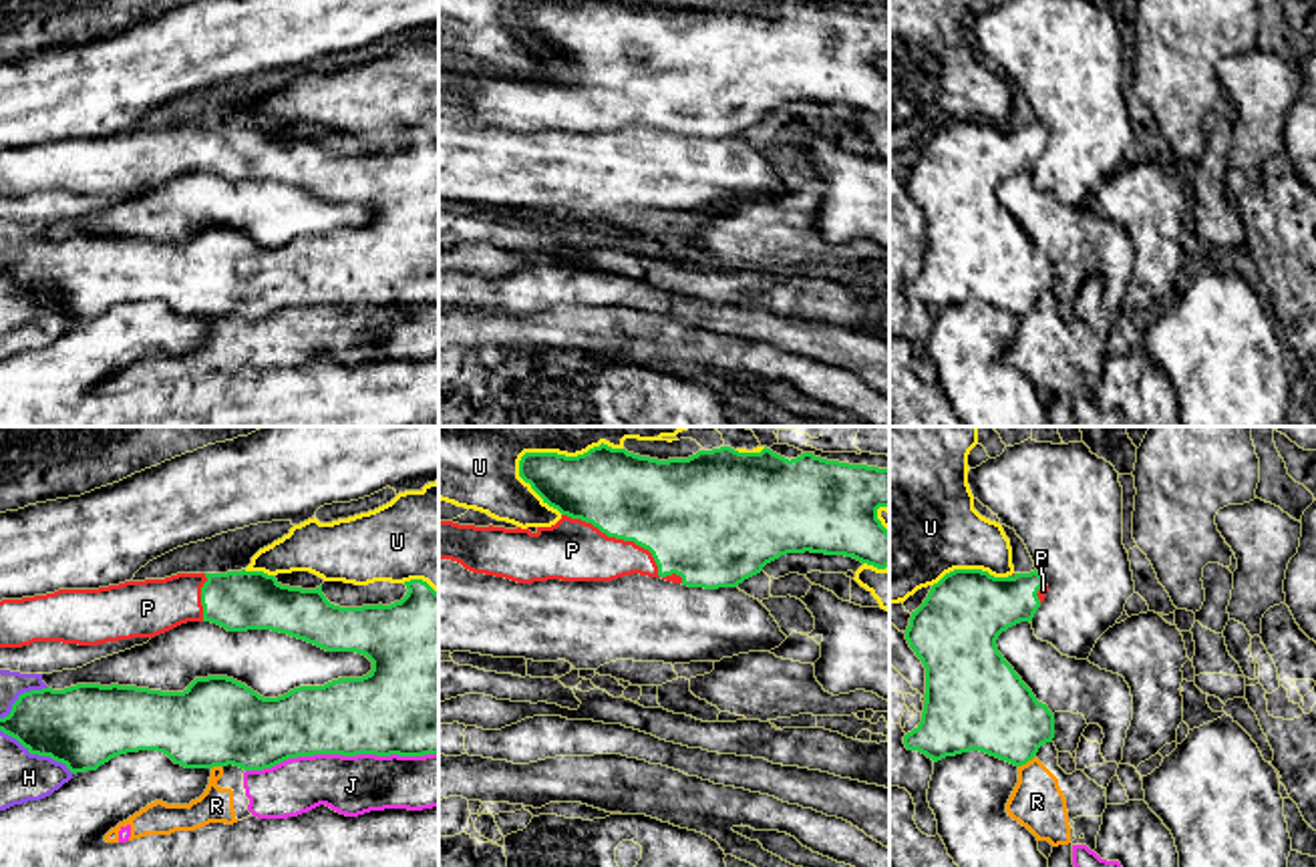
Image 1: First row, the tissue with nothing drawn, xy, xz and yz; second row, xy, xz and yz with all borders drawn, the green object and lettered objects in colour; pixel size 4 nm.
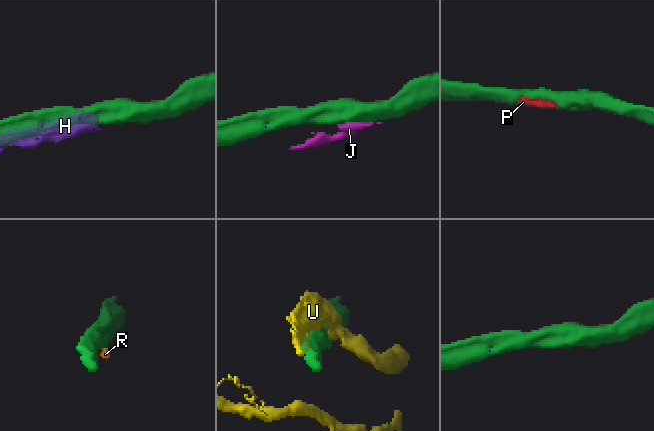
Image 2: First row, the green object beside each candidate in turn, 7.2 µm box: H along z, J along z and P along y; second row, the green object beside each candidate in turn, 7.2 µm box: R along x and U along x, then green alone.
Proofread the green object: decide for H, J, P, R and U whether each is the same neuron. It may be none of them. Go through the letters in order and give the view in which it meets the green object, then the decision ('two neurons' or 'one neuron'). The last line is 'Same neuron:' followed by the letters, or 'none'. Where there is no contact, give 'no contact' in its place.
H: contact in xy; two neurons
J: contact in xy; two neurons
P: contact in xz; one neuron
R: contact in yz; two neurons
U: contact in xz; two neurons
Same neuron: P

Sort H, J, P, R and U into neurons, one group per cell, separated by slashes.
H / J R / P / U

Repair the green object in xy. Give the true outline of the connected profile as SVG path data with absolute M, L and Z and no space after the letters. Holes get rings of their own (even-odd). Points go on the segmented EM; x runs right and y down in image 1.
M241 569L2 599L0 648L34 642L99 646L155 638L187 622L211 622L227 632L272 630L326 652L356 652L372 662L372 670L362 678L300 686L278 698L264 698L227 676L195 678L183 692L119 684L42 688L20 694L10 714L0 718L0 730L30 754L50 756L74 774L139 750L163 752L185 768L233 764L243 770L314 754L439 754L439 593L423 579L404 585L406 595L390 605L340 608L326 599L322 585L290 587L264 571Z

